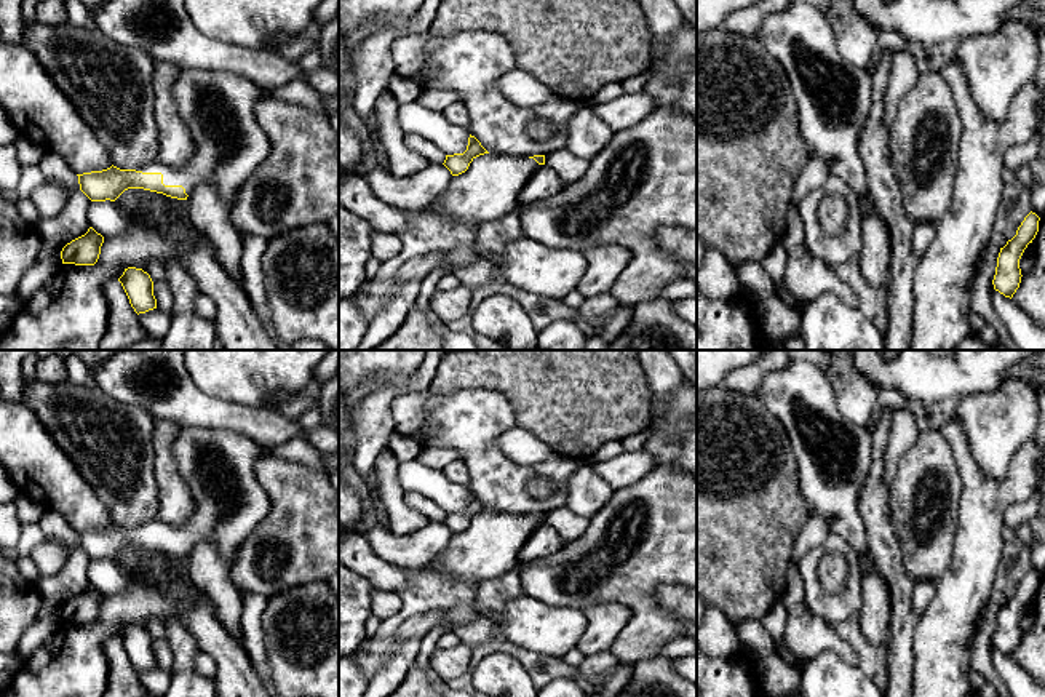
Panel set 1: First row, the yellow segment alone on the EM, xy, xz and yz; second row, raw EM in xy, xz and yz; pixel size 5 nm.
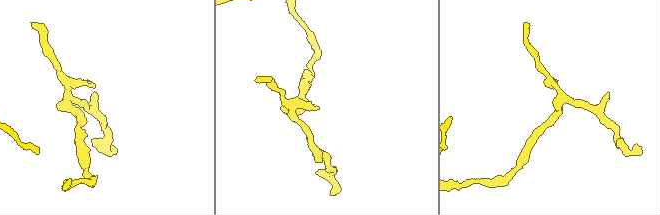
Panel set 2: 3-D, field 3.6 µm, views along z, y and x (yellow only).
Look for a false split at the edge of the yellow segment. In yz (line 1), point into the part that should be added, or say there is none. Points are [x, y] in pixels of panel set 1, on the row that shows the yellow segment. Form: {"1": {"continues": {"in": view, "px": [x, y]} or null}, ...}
{"1": {"continues": null}}

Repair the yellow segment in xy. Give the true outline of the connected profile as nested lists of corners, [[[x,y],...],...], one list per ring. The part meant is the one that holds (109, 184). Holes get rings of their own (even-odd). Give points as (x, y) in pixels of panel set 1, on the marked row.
[[[179,69],[171,85],[171,96],[179,117],[190,129],[193,157],[181,168],[152,161],[139,169],[120,169],[112,165],[102,171],[77,174],[80,190],[91,201],[115,201],[128,189],[187,200],[197,185],[213,182],[232,213],[238,190],[270,152],[268,136],[256,120],[256,106],[268,96],[268,91],[232,70]]]

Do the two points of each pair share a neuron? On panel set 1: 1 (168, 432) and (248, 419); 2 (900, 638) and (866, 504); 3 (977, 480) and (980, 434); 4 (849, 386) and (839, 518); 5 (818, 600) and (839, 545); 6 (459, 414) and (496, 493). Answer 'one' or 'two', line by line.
1: two
2: one
3: two
4: two
5: one
6: one

